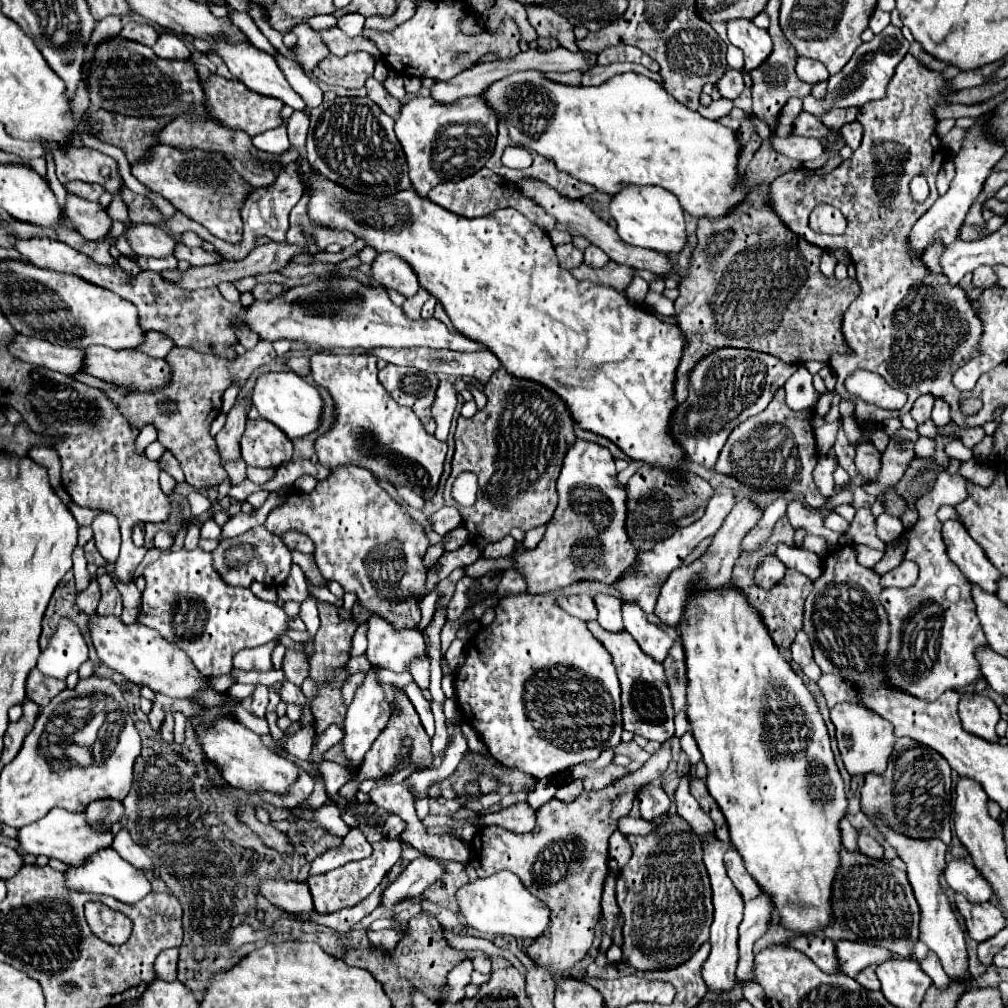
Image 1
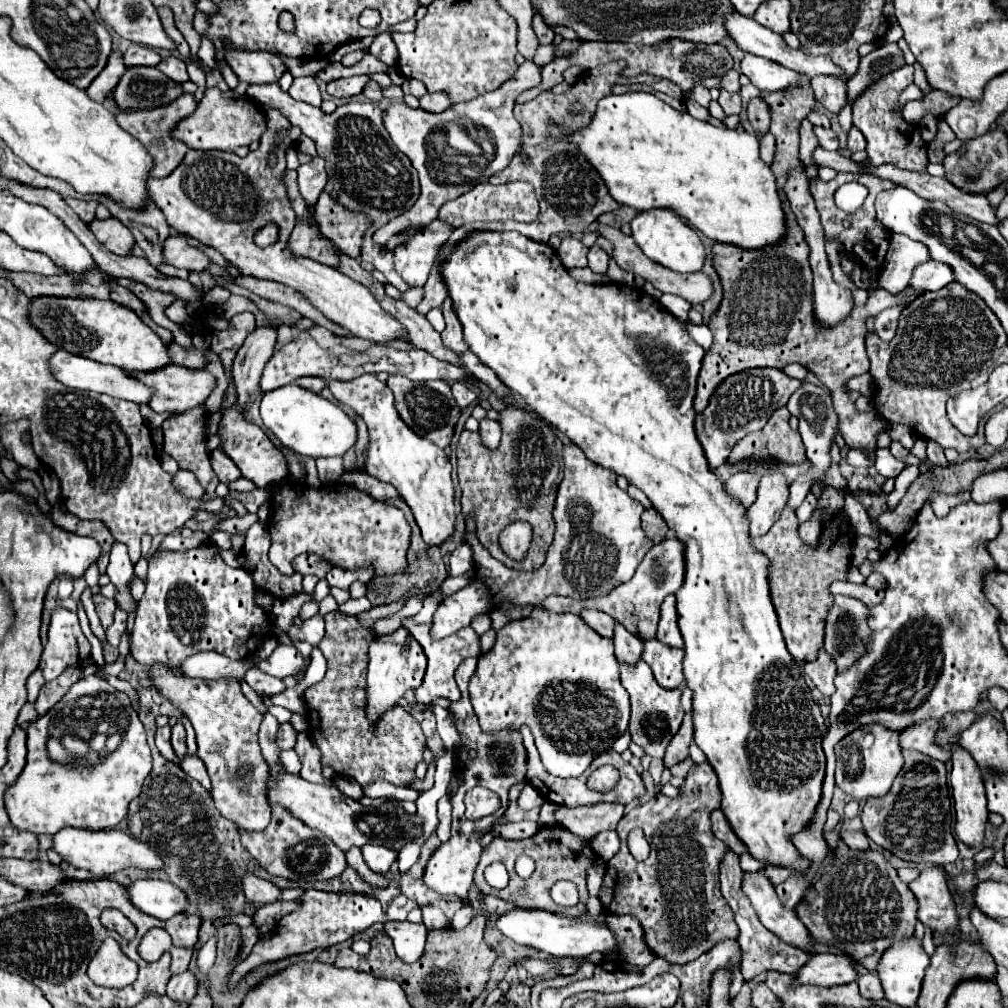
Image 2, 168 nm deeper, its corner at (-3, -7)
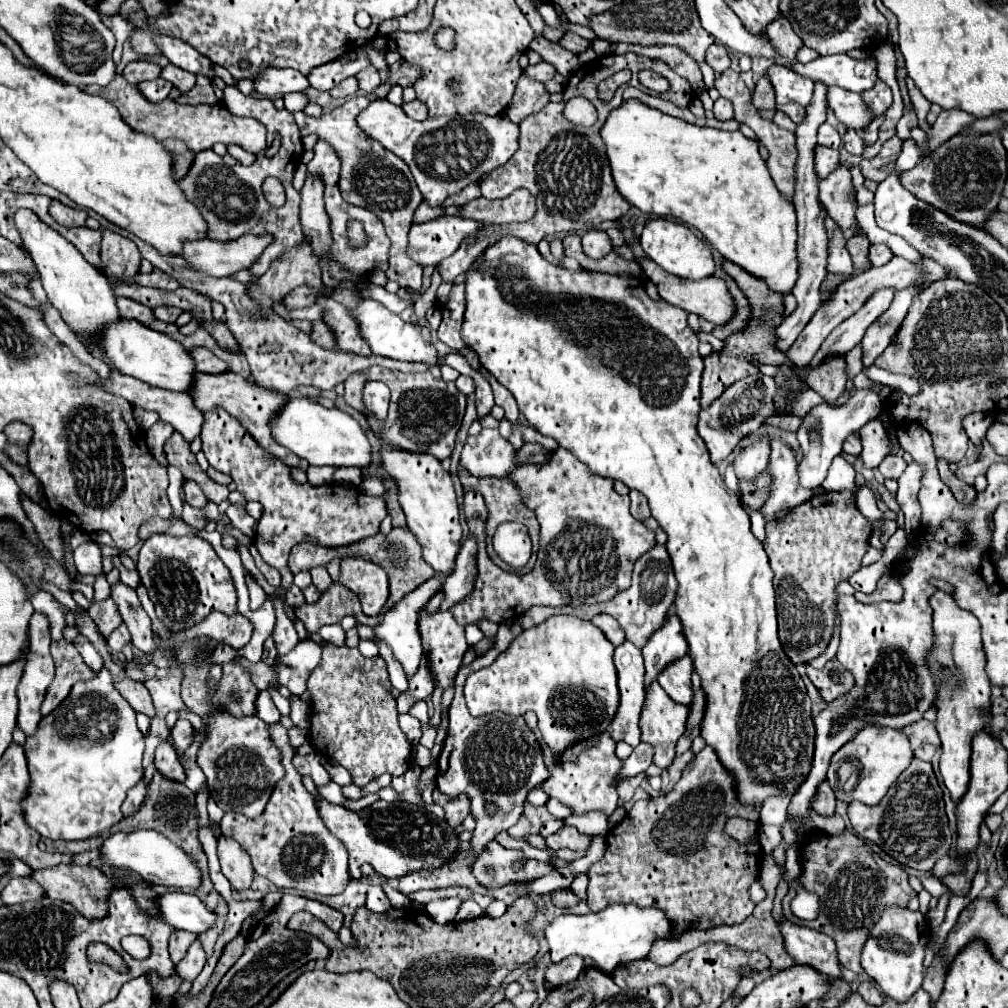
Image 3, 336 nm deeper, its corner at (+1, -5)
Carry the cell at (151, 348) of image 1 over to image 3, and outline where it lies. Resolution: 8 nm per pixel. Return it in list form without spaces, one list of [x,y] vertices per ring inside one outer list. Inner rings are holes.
[[[196,347],[190,351],[190,355],[196,361],[196,369],[198,373],[208,373],[208,375],[218,375],[218,373],[226,373],[230,371],[228,363],[224,363],[222,359],[218,359],[214,353],[210,353],[204,347]]]

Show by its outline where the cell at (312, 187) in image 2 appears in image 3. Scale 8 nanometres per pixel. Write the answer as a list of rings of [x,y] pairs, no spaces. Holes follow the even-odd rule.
[[[318,139],[314,145],[314,159],[308,163],[308,171],[318,175],[326,185],[338,183],[340,161],[338,161],[338,155],[334,153],[334,147]]]

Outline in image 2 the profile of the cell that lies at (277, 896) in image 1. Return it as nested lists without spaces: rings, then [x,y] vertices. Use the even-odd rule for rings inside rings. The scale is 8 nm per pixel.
[[[244,875],[242,885],[246,889],[248,903],[276,903],[282,893],[272,881],[260,879],[256,875]]]

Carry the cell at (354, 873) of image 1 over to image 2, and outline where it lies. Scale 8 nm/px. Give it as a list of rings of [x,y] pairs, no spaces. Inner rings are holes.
[[[308,889],[302,897],[302,907],[298,911],[292,911],[290,915],[280,919],[280,927],[274,929],[274,935],[268,941],[258,941],[250,955],[234,969],[230,985],[234,985],[244,973],[250,969],[266,963],[266,961],[276,961],[288,955],[296,953],[306,953],[316,947],[330,947],[336,943],[342,943],[350,939],[356,933],[366,931],[370,925],[378,921],[386,921],[386,915],[382,913],[380,901],[374,895],[364,895],[364,893],[352,893],[352,891],[318,891],[318,889]]]

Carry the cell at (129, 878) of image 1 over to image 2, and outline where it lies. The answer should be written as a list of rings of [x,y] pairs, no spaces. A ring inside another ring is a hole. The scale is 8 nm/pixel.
[[[138,879],[132,881],[126,891],[134,907],[156,919],[170,919],[186,911],[186,895],[168,881]]]

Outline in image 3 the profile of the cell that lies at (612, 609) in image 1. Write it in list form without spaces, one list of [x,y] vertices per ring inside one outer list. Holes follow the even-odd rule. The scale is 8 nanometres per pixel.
[[[626,641],[620,647],[616,647],[614,663],[618,669],[620,703],[608,733],[614,741],[626,741],[628,745],[636,747],[640,743],[638,717],[642,713],[642,701],[646,699],[642,653],[638,647]]]

